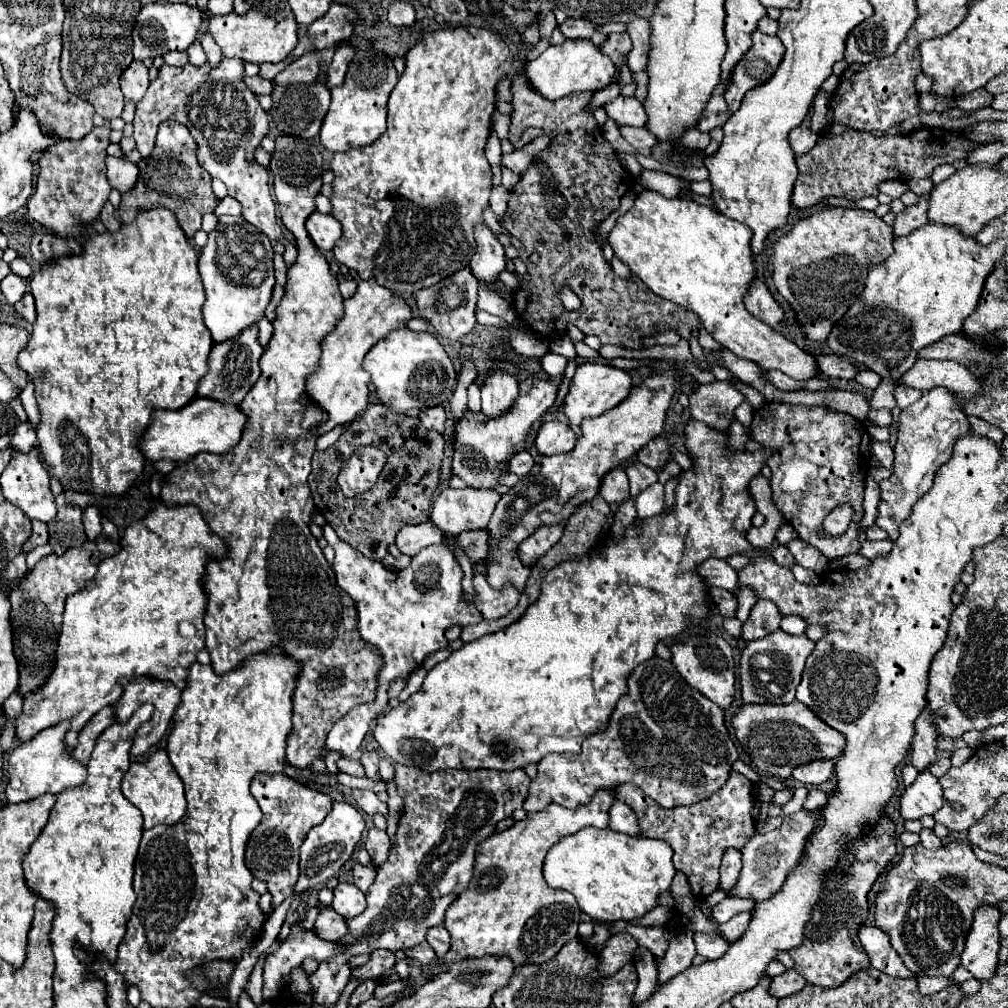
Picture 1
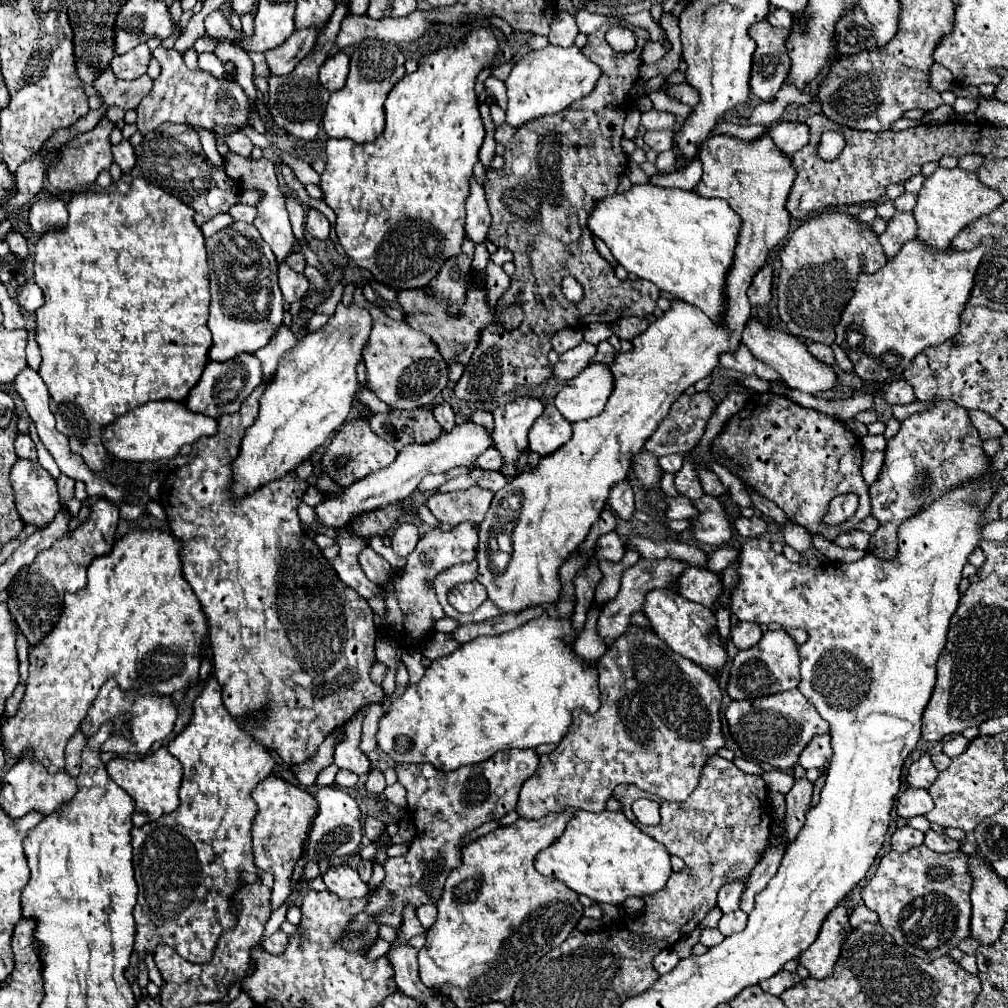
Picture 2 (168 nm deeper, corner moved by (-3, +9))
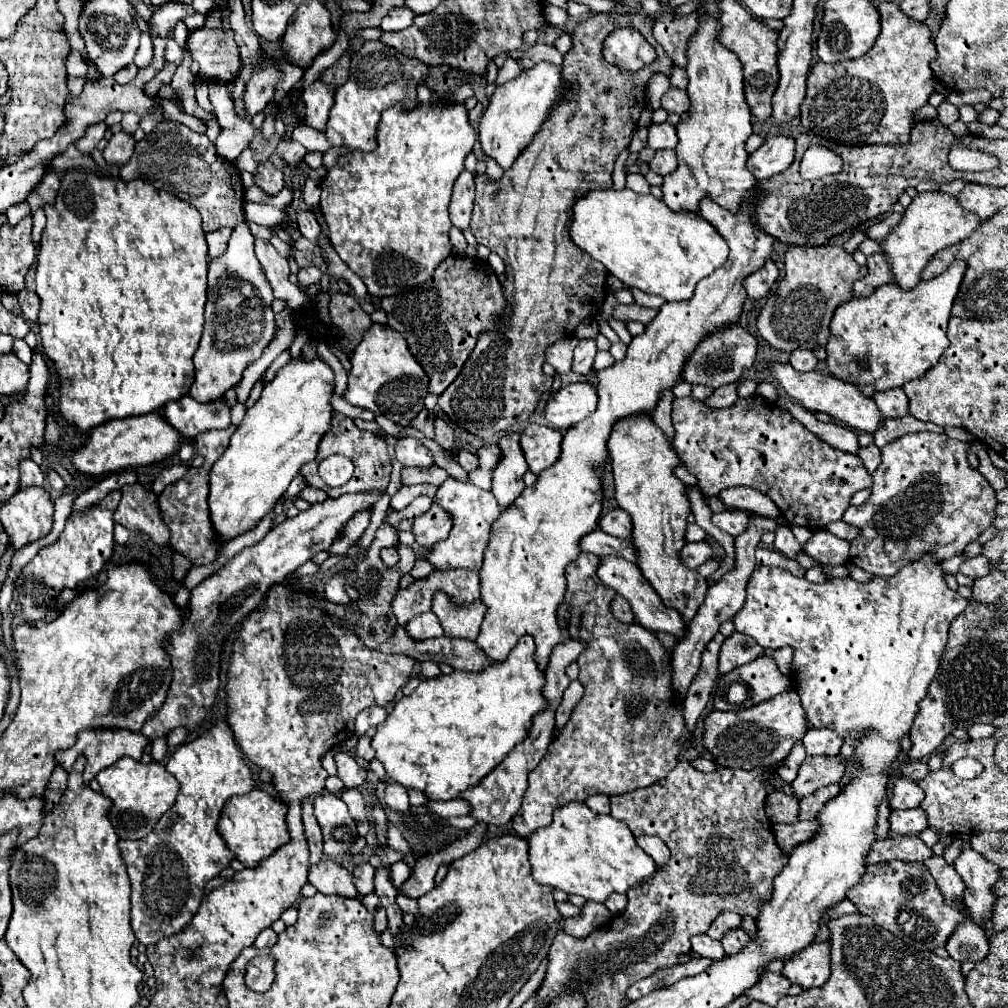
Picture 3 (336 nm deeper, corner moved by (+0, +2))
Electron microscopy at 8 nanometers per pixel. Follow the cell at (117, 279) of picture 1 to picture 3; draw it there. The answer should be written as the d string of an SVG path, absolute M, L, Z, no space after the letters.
M71 169L61 177L61 187L57 191L55 203L45 207L47 225L41 235L41 245L37 253L37 267L35 267L35 283L37 295L41 299L39 311L39 329L41 329L41 343L45 355L55 363L57 373L61 377L61 401L59 413L73 423L79 431L89 431L109 419L121 419L131 415L147 415L157 411L169 401L177 401L187 395L193 375L193 353L199 345L201 331L203 331L203 311L207 299L207 241L201 229L201 215L191 207L191 203L173 197L171 193L157 191L149 183L143 181L123 181L119 177L101 177L97 173L89 173L83 169Z

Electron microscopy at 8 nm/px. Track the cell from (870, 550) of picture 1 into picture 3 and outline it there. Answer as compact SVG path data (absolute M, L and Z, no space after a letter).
M813 531L813 537L803 545L803 553L815 559L819 565L845 565L849 557L849 543L835 539L835 535L823 531Z

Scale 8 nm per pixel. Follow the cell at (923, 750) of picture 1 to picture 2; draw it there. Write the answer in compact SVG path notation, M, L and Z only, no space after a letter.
M922 754L918 758L918 762L914 762L908 770L908 784L914 788L930 788L930 784L936 780L938 770L932 764L932 758L928 754Z

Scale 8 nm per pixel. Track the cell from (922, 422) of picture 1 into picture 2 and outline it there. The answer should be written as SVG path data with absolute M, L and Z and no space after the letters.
M936 400L932 408L912 414L900 422L900 432L888 440L886 448L886 460L882 466L882 472L878 480L870 486L870 498L872 498L872 516L880 522L880 528L872 534L870 542L870 554L878 558L894 558L898 552L896 542L896 530L898 526L916 514L920 508L928 506L930 502L938 500L946 488L954 488L958 484L964 484L976 476L980 476L988 466L988 456L982 450L982 440L978 436L978 430L972 426L968 410L960 404L954 404L952 400Z

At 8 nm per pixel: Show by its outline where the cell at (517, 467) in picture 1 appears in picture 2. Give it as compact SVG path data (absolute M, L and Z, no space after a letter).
M488 448L478 458L478 466L480 468L486 468L486 470L498 470L498 468L502 468L502 454L498 454L496 448Z

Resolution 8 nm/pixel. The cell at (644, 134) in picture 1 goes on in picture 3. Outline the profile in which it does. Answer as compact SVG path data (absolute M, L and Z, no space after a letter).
M661 149L661 151L655 153L655 157L653 157L653 161L649 165L651 165L651 171L655 171L655 173L659 173L659 175L665 177L665 175L669 175L669 173L675 171L675 167L677 167L677 155L675 155L675 151Z

